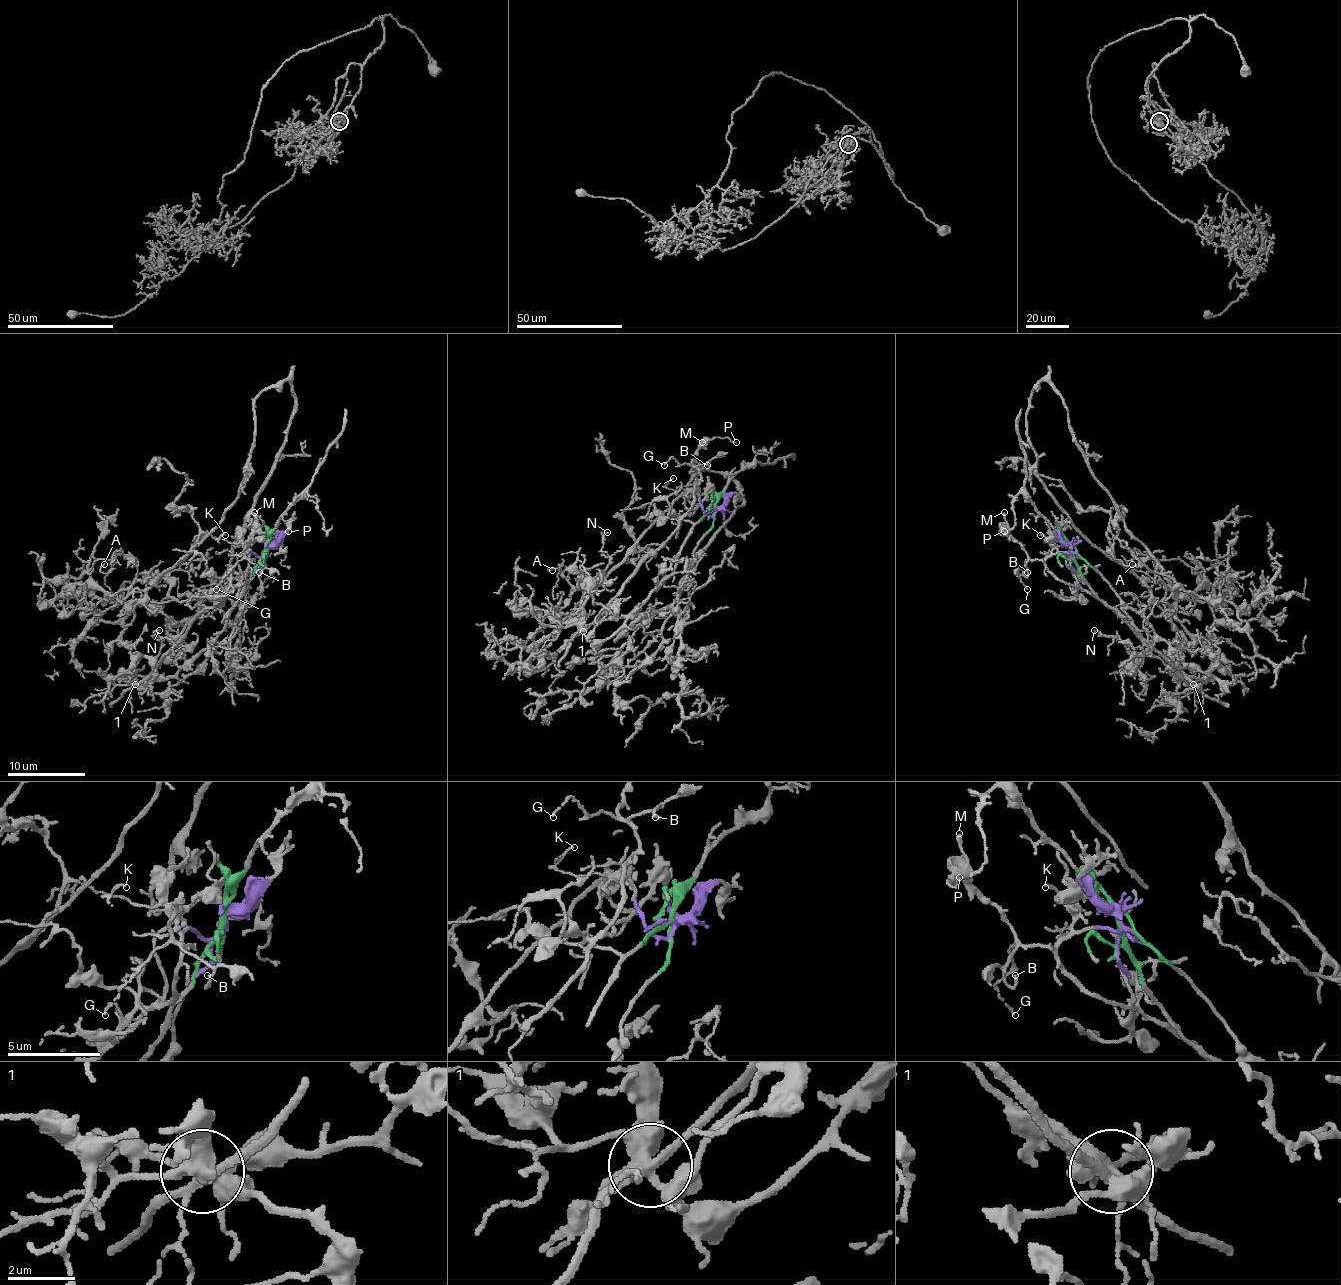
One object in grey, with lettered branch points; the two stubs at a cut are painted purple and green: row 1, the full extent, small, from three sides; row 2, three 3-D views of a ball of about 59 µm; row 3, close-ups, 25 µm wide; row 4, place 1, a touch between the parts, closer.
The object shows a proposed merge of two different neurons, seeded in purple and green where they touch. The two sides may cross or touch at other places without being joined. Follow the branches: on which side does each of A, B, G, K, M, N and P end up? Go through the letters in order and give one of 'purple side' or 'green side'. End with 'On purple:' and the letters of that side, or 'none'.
A: green side
B: purple side
G: purple side
K: purple side
M: purple side
N: green side
P: purple side
On purple: B, G, K, M, P

